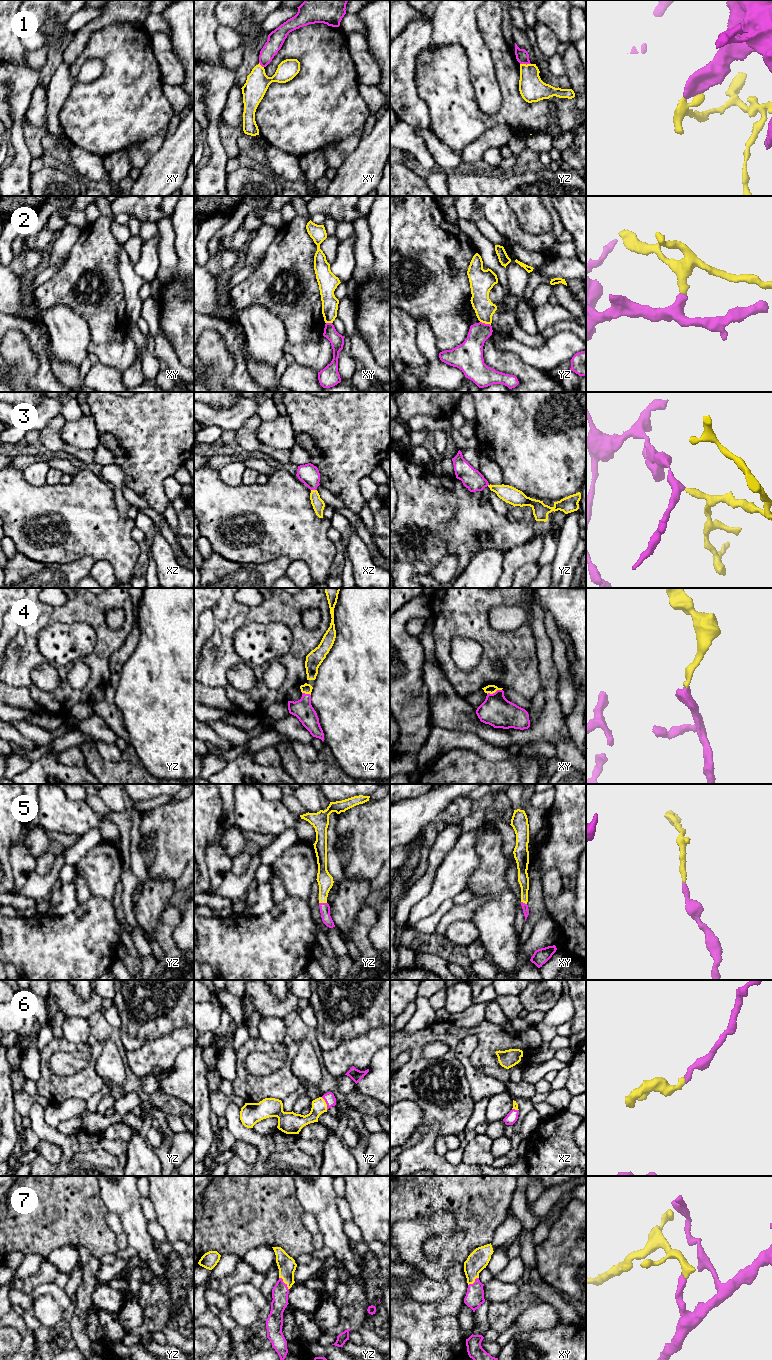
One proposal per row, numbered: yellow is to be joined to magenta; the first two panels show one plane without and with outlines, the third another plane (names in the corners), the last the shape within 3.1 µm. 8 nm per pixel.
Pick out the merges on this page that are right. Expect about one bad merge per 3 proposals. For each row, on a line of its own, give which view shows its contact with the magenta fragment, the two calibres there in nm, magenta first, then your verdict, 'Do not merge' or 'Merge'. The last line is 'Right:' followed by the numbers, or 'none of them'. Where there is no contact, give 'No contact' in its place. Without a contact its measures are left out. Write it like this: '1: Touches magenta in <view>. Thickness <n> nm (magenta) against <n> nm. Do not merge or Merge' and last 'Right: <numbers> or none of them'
1: Touches magenta in yz. Thickness 110 nm (magenta) against 200 nm. Do not merge
2: Touches magenta in yz. Thickness 190 nm (magenta) against 160 nm. Do not merge
3: Touches magenta in xz. Thickness 160 nm (magenta) against 100 nm. Merge
4: Touches magenta in xy. Thickness 240 nm (magenta) against 70 nm. Merge
5: Touches magenta in yz. Thickness 80 nm (magenta) against 130 nm. Merge
6: Touches magenta in yz. Thickness 90 nm (magenta) against 120 nm. Merge
7: Touches magenta in yz. Thickness 140 nm (magenta) against 140 nm. Merge
Right: 3, 4, 5, 6, 7

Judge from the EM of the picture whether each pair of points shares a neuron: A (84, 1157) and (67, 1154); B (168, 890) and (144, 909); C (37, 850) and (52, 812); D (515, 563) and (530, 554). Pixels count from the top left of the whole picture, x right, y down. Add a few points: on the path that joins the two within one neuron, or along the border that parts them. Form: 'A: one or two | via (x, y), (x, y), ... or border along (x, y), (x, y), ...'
A: two | border along (98, 1149), (78, 1152), (71, 1159)
B: one | via (162, 891), (150, 903)
C: two | border along (39, 825), (46, 831)
D: one | via (519, 559), (526, 554)

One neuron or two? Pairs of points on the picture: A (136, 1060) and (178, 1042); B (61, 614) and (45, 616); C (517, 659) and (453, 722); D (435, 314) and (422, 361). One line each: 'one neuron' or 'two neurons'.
A: one neuron
B: one neuron
C: two neurons
D: two neurons

